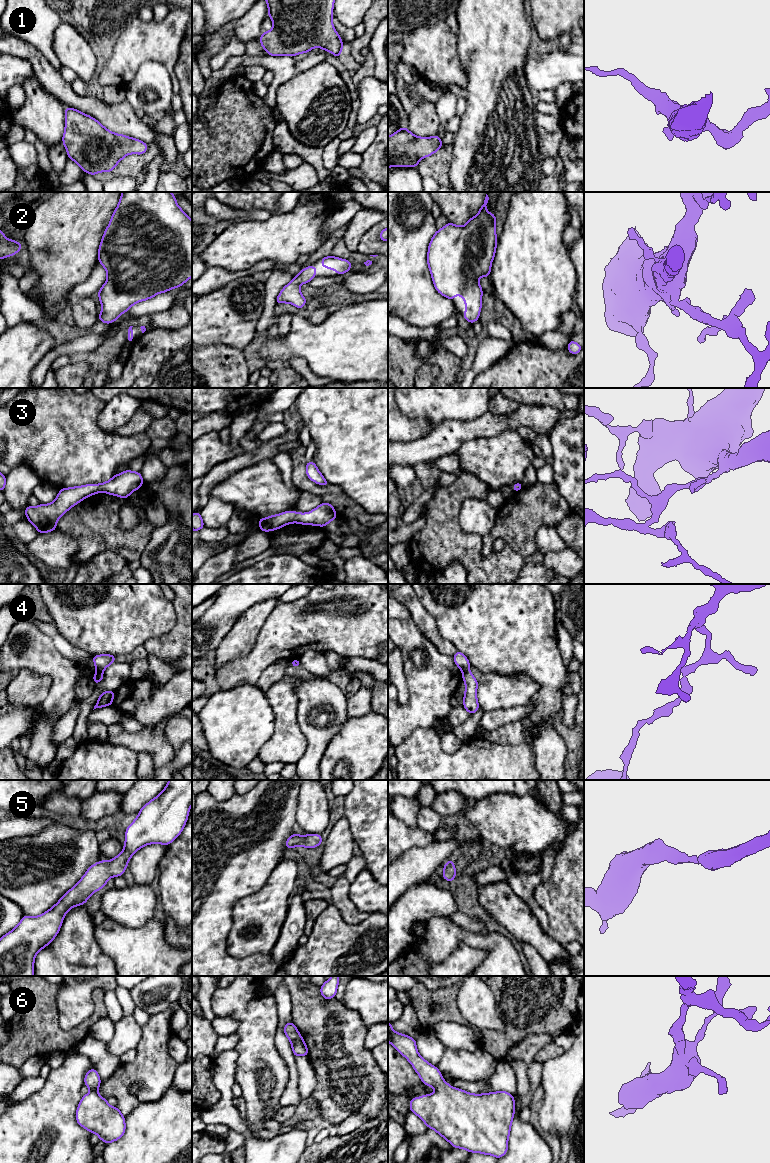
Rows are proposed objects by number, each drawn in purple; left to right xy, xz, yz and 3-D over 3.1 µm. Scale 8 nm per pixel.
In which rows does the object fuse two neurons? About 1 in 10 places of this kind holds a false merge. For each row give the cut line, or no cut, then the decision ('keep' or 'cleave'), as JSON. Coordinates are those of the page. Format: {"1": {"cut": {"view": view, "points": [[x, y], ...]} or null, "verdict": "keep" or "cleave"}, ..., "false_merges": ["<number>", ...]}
{"1": {"cut": null, "verdict": "keep"}, "2": {"cut": null, "verdict": "keep"}, "3": {"cut": null, "verdict": "keep"}, "4": {"cut": {"view": "xy", "points": [[97, 670], [101, 671]]}, "verdict": "cleave"}, "5": {"cut": null, "verdict": "keep"}, "6": {"cut": null, "verdict": "keep"}, "false_merges": ["4"]}

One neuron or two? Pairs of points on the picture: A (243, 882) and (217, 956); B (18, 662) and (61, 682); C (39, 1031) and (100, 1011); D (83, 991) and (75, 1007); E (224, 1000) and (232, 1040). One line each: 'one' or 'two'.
A: one
B: one
C: one
D: one
E: two

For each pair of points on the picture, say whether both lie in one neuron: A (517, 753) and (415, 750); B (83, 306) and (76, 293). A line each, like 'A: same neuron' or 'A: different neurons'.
A: same neuron
B: different neurons

